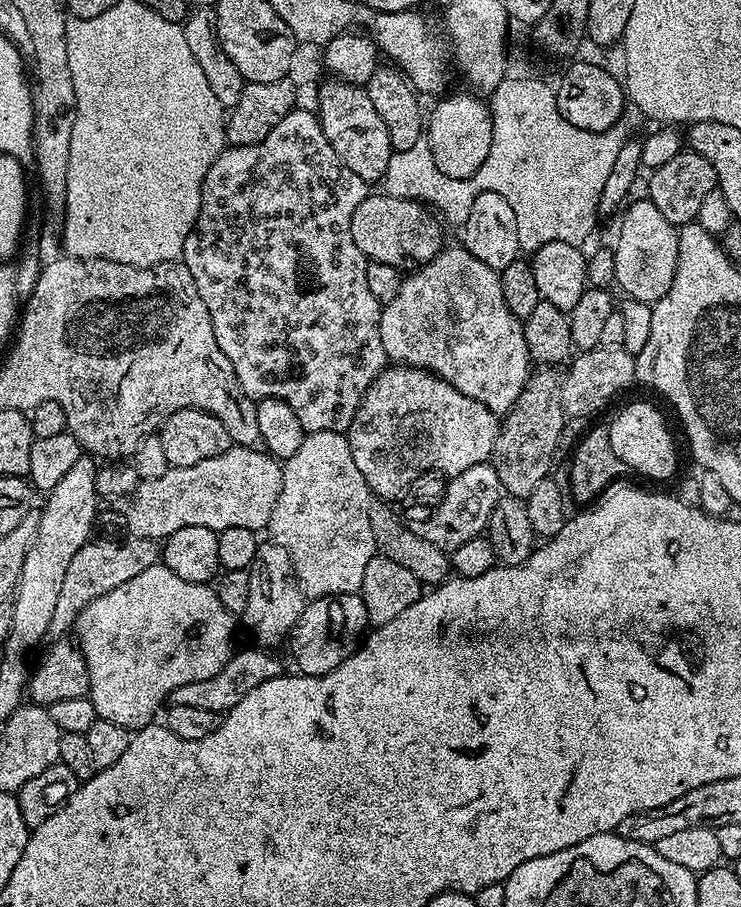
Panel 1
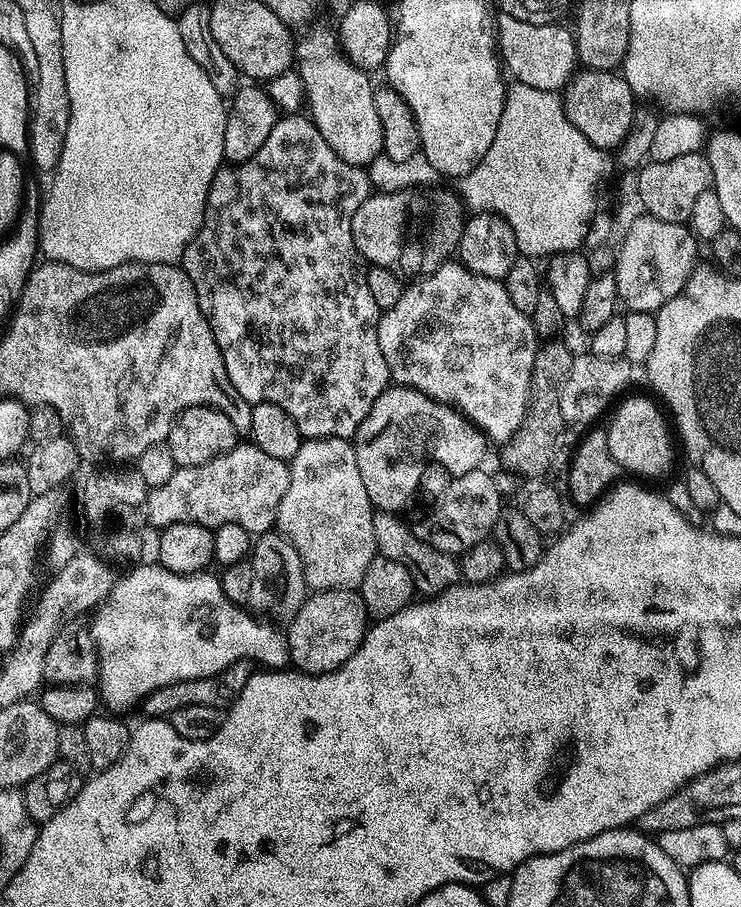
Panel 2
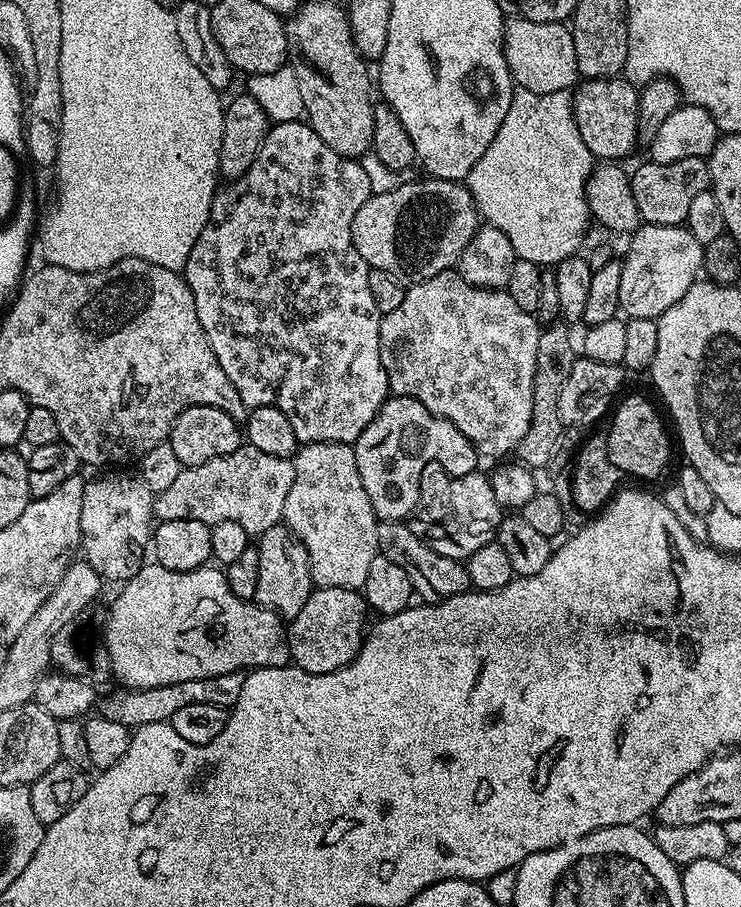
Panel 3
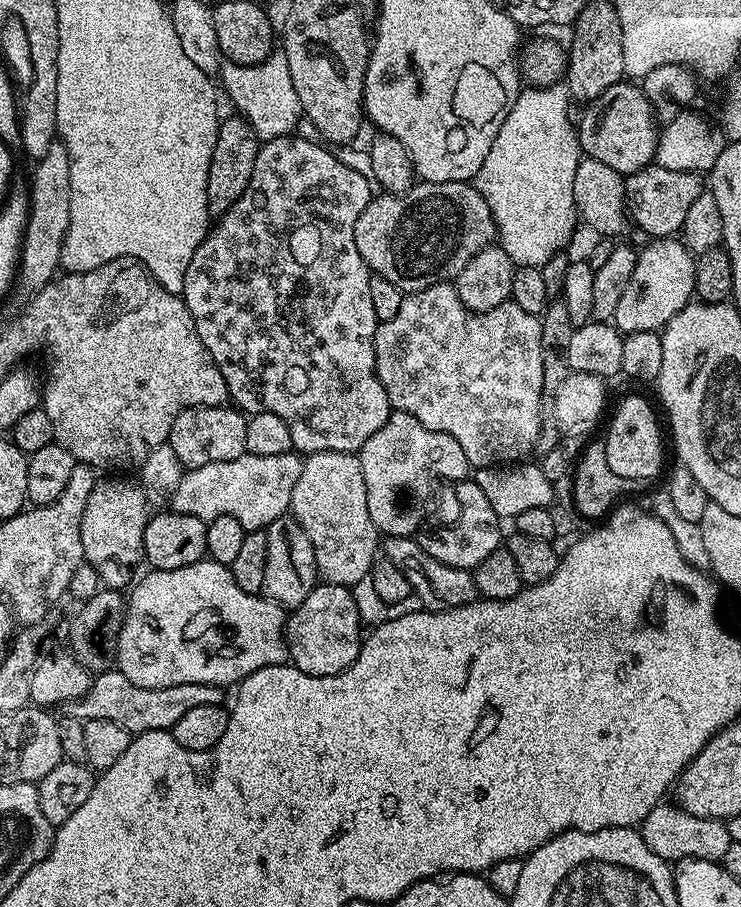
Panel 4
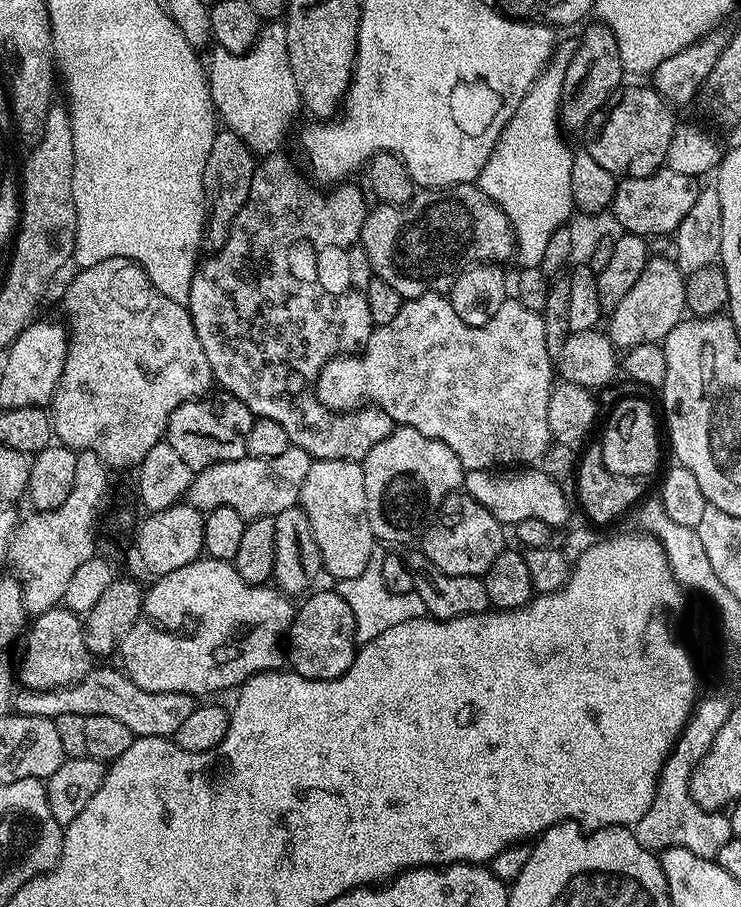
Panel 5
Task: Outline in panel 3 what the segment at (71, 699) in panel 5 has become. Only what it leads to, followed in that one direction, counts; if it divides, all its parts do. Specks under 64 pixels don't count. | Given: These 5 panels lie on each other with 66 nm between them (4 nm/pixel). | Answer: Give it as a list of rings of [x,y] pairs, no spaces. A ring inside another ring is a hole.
[[[243,671],[230,674],[218,674],[214,678],[190,678],[190,682],[174,682],[170,686],[154,686],[135,690],[116,690],[113,696],[99,701],[99,715],[110,718],[114,722],[122,722],[129,730],[146,726],[150,722],[171,721],[182,706],[194,706],[194,702],[206,702],[206,706],[232,709],[238,702],[238,694],[242,694]]]

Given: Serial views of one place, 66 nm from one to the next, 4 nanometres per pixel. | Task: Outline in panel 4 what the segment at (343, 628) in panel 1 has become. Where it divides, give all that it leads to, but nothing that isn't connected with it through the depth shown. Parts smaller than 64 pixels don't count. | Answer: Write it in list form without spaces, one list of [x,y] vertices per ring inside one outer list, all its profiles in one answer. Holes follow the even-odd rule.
[[[317,583],[310,594],[306,594],[306,602],[291,609],[286,620],[284,639],[288,645],[288,660],[293,668],[302,670],[311,676],[329,676],[346,670],[358,658],[362,643],[362,621],[358,614],[358,606],[354,602],[351,587],[346,584]]]

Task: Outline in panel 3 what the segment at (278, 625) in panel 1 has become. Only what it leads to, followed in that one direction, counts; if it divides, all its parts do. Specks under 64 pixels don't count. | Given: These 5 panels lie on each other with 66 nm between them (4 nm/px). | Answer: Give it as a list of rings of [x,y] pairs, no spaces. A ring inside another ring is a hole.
[[[281,522],[270,526],[258,537],[255,545],[258,554],[258,584],[255,603],[260,607],[276,613],[285,621],[292,621],[306,606],[306,598],[314,587],[310,574],[310,562],[302,542],[290,531],[288,525]]]

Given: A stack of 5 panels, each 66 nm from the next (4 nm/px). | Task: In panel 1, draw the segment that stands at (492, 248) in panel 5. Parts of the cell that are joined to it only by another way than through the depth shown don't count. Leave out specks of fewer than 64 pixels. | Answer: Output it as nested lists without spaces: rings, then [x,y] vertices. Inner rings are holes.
[[[370,194],[361,202],[358,210],[354,210],[354,218],[350,222],[354,246],[358,246],[358,250],[362,250],[362,254],[369,260],[386,262],[386,266],[401,270],[415,270],[433,260],[446,244],[445,225],[441,217],[433,209],[419,204],[416,200],[379,195]]]

